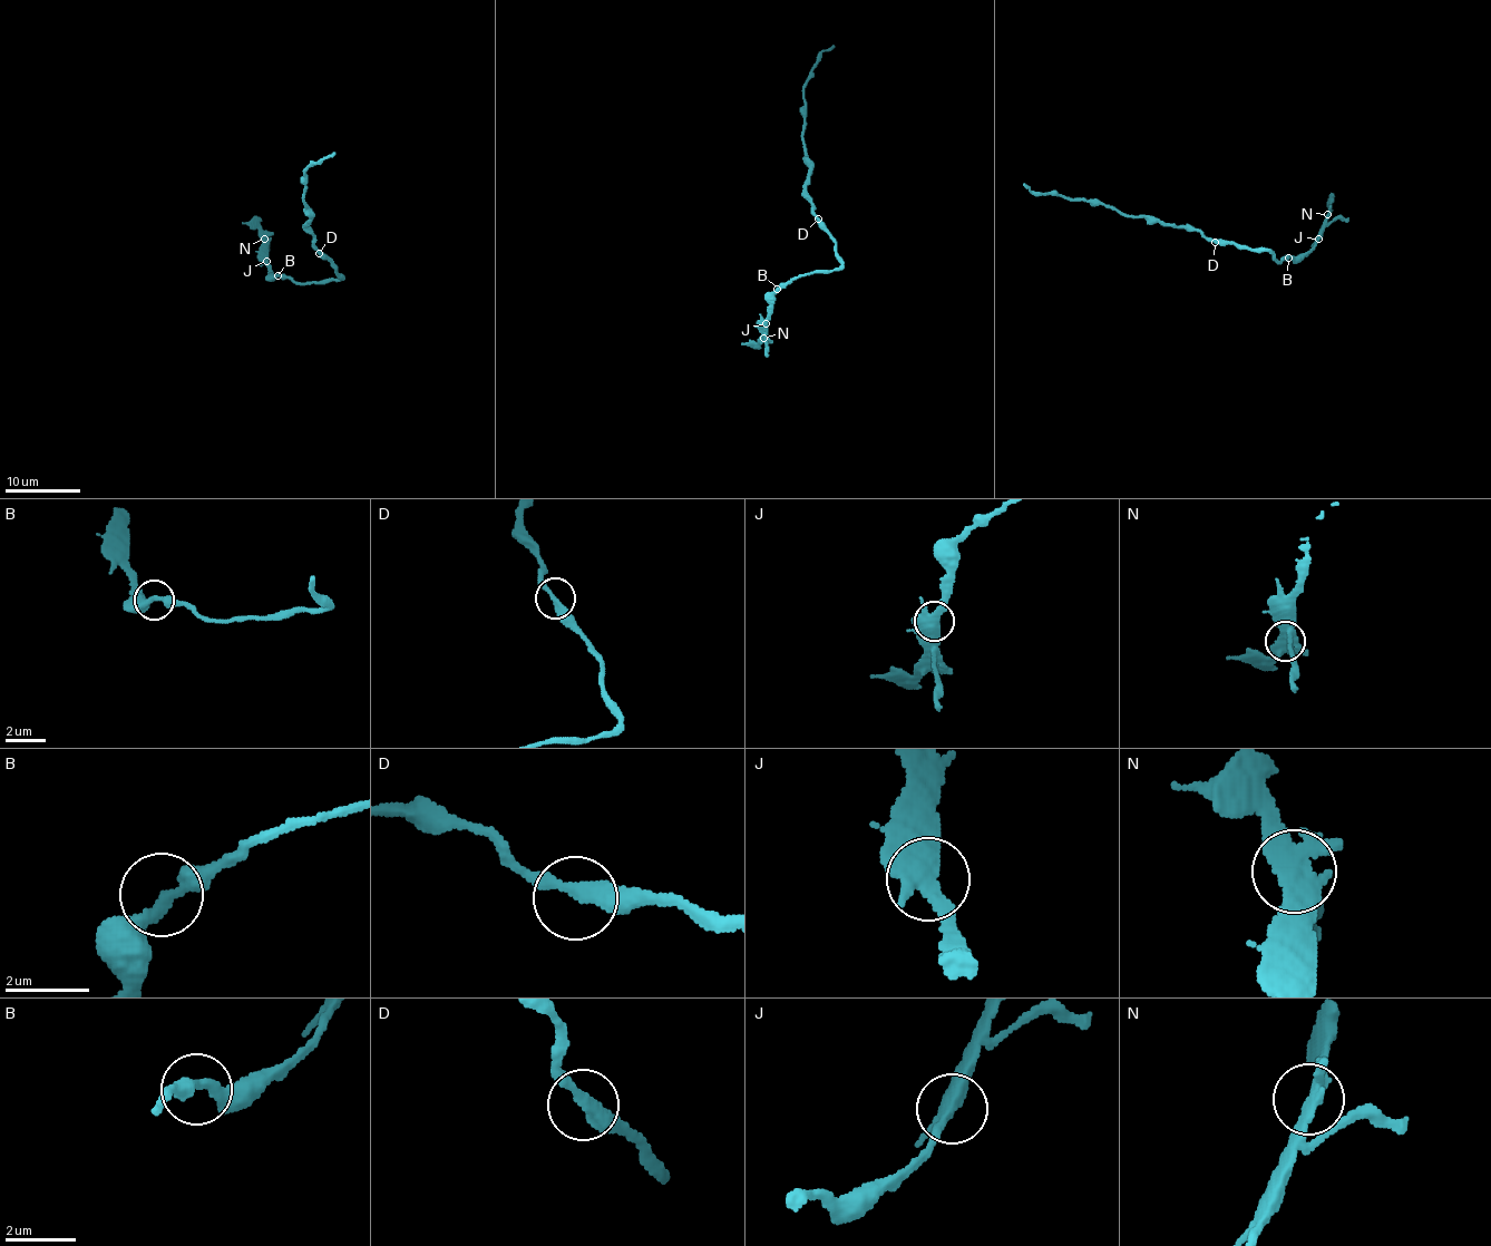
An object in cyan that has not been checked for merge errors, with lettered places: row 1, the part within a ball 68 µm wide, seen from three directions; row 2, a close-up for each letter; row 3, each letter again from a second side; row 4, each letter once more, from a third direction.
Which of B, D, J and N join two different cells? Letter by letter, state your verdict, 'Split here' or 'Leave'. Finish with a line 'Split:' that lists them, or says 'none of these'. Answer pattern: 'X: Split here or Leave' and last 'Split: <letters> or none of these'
B: Leave
D: Leave
J: Leave
N: Split here
Split: N

